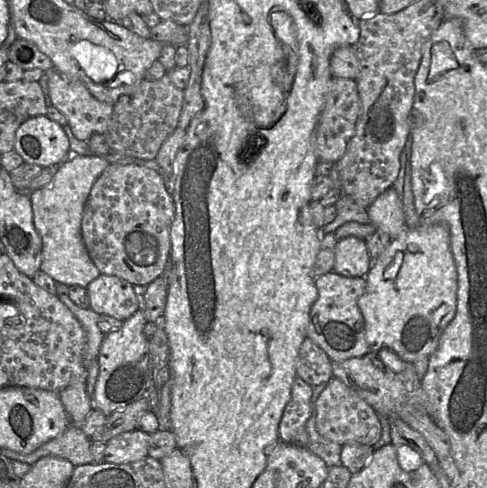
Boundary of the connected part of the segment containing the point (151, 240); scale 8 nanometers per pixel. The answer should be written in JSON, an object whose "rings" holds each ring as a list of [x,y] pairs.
{"rings":[[[110,163],[93,184],[83,210],[82,237],[85,247],[101,274],[117,276],[133,285],[148,286],[153,280],[163,274],[171,254],[170,227],[174,218],[174,202],[165,185],[165,178],[152,168],[136,164]]]}

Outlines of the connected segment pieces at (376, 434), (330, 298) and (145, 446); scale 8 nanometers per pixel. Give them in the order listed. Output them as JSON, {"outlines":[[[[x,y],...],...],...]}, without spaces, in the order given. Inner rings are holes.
{"outlines":[[[[337,377],[326,384],[314,404],[316,411],[316,430],[325,439],[345,445],[359,443],[373,446],[380,438],[382,425],[379,415],[364,399]]],[[[334,270],[315,278],[318,297],[310,312],[307,336],[319,345],[332,362],[342,362],[369,353],[365,338],[365,320],[358,305],[367,281],[366,276],[347,277]]],[[[141,430],[123,432],[106,443],[104,462],[122,464],[139,461],[148,456],[151,434]]]]}

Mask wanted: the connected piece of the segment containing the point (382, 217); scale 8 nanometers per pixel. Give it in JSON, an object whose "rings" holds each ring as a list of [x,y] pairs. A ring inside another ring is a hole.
{"rings":[[[393,187],[378,196],[367,208],[370,222],[376,229],[382,230],[391,236],[399,237],[407,229],[403,202]]]}

